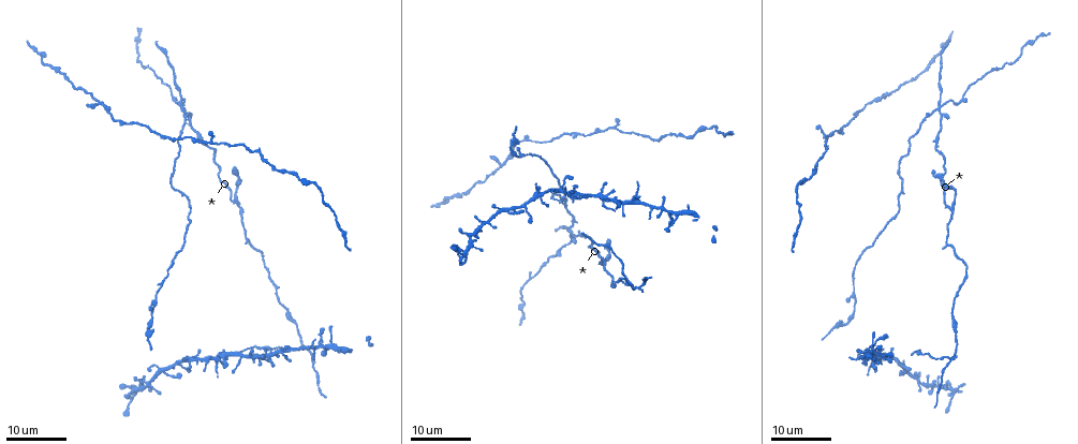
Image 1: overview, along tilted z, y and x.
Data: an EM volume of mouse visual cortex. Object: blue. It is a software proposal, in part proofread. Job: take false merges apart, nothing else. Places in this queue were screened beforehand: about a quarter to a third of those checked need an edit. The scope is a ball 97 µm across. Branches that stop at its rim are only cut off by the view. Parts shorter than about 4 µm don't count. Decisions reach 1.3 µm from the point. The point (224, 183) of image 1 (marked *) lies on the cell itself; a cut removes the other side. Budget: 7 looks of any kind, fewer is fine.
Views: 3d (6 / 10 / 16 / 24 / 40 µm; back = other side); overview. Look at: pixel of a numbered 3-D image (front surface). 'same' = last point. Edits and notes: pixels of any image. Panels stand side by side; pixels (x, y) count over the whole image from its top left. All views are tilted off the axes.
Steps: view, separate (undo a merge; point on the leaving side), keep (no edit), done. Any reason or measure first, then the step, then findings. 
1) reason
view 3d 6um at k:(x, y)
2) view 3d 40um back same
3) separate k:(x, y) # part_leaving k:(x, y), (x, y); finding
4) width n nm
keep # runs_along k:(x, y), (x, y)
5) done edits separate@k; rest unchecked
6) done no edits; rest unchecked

looks like a crossing
view 3d 24um at 1:(936, 109)

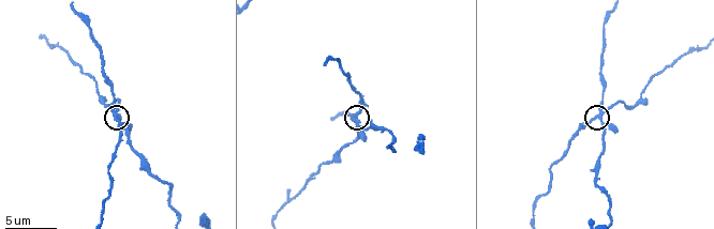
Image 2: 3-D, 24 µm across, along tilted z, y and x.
view 3d 10um at 2:(116, 114)

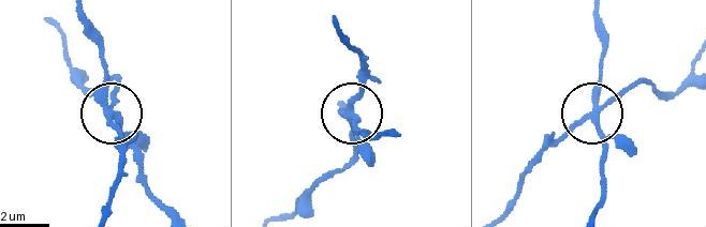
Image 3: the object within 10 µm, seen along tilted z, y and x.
width 260 nm
separate 3:(119, 135) # part_leaving 3:(107, 114), (119, 134), (121, 166), (109, 211); two cells meet here

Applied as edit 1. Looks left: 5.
view overview

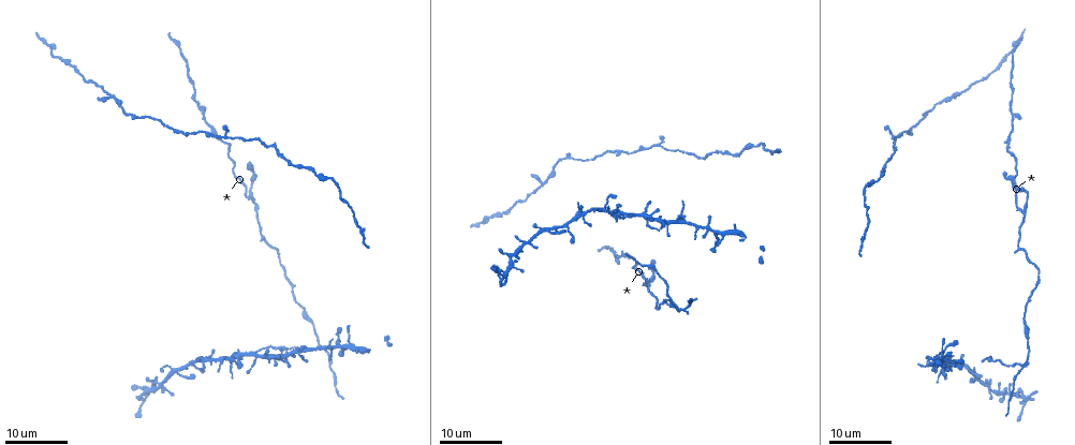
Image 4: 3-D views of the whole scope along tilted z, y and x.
side arm on a straight run
view 3d 24um at 4:(1024, 208)

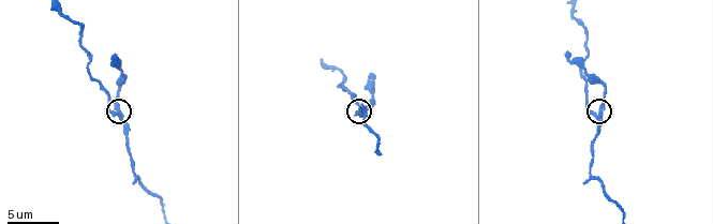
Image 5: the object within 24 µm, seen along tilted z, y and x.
view 3d 10um at 5:(600, 113)

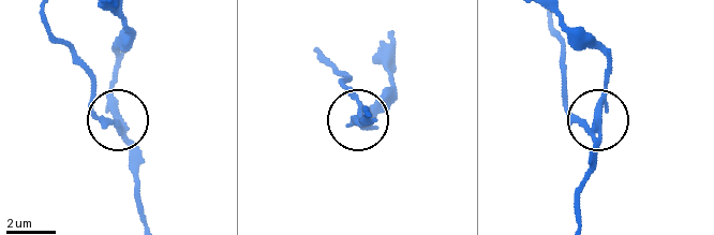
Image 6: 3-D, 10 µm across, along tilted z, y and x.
separate 6:(117, 106) # part_leaving 6:(130, 140), (115, 86), (112, 48), (124, 21); two cells meet here

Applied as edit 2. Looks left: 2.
sudden change in width
view 3d 16um at 4:(303, 311)

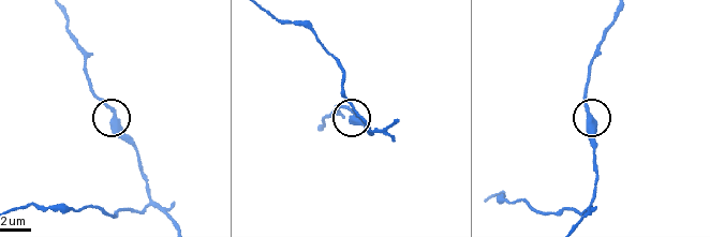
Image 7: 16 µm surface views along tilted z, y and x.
zoom in
view 3d 6um at 7:(590, 114)

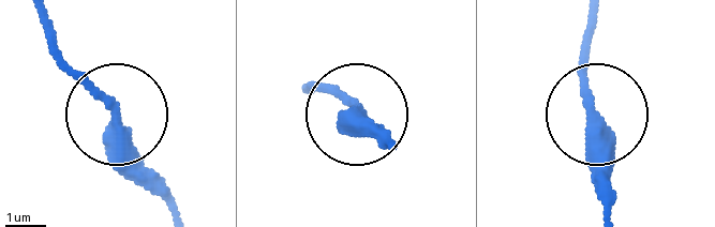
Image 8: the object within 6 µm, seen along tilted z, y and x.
width 310 nm
keep # runs_along 8:(42, 18), (57, 60), (107, 110), (121, 162), (169, 211); continuous, no second cell

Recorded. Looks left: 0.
done edits separate@3, separate@6; rest unchecked

